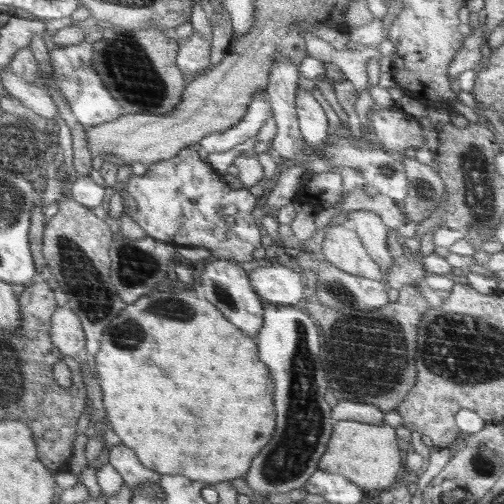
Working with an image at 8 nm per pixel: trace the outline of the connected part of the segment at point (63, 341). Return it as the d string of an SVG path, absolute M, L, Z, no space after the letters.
M68 306L57 307L50 329L53 345L66 356L80 358L86 336L80 317Z

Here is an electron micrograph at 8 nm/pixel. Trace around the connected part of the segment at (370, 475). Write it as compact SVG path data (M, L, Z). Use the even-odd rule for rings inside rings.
M342 420L334 426L333 438L330 439L328 451L322 456L318 470L349 477L354 484L366 491L382 492L390 489L390 486L396 482L396 476L400 472L400 462L402 458L400 458L394 427L385 423L372 425L360 421Z

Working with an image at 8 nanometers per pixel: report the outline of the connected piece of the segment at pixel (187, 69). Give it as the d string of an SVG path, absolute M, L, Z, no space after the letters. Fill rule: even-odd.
M194 32L188 38L182 39L182 52L178 52L178 68L183 73L200 74L210 68L211 44Z

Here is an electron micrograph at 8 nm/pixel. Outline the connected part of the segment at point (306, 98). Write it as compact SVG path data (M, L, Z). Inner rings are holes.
M297 89L296 107L304 143L312 150L318 150L331 135L326 113L315 96L304 89Z

